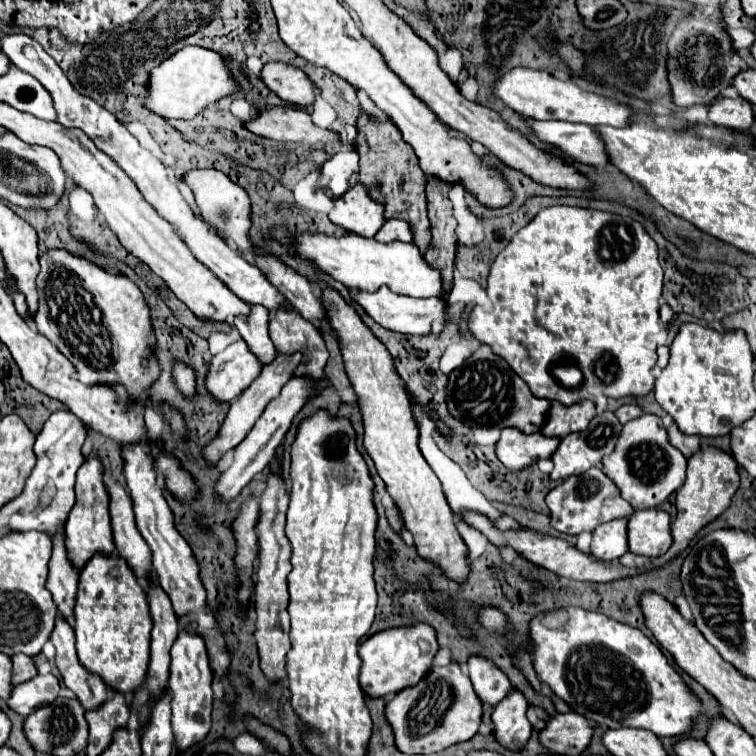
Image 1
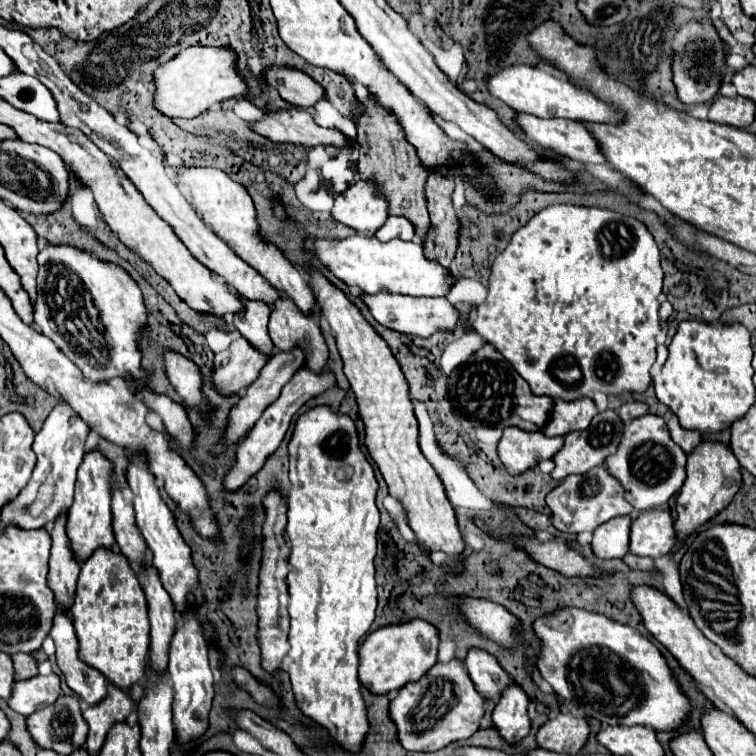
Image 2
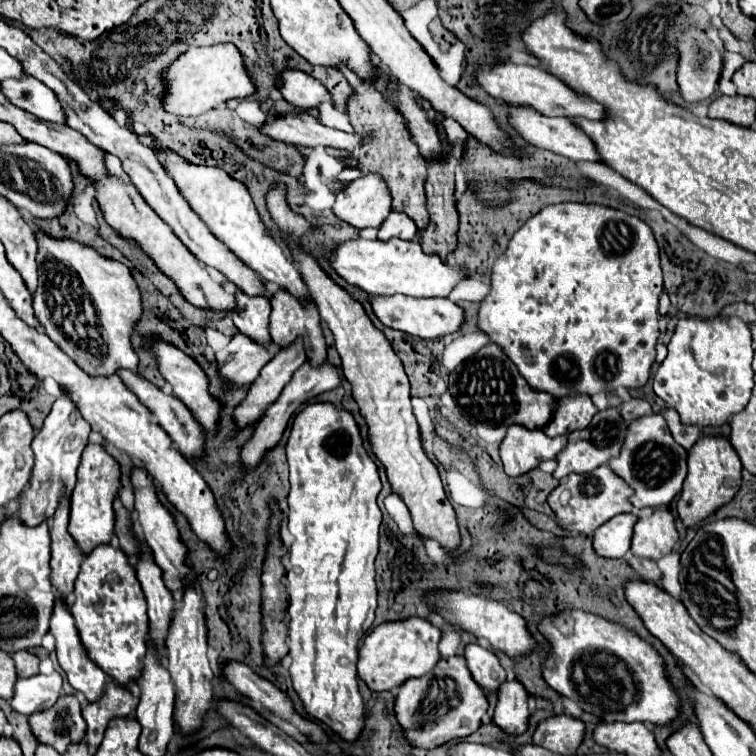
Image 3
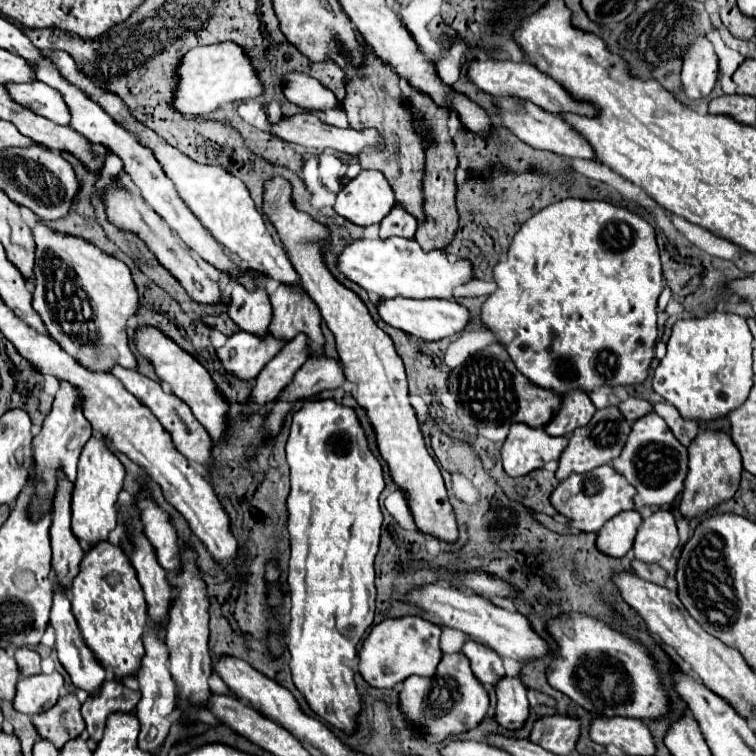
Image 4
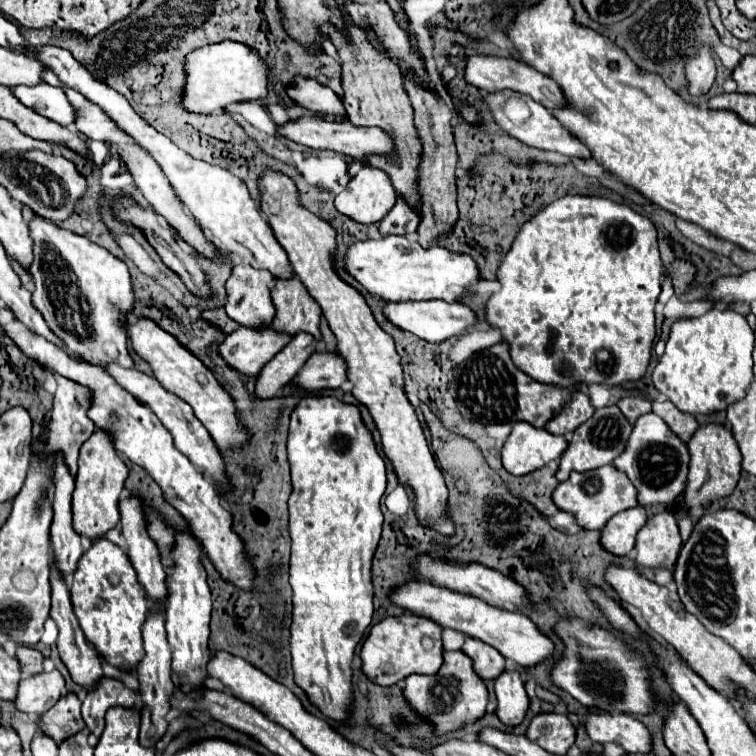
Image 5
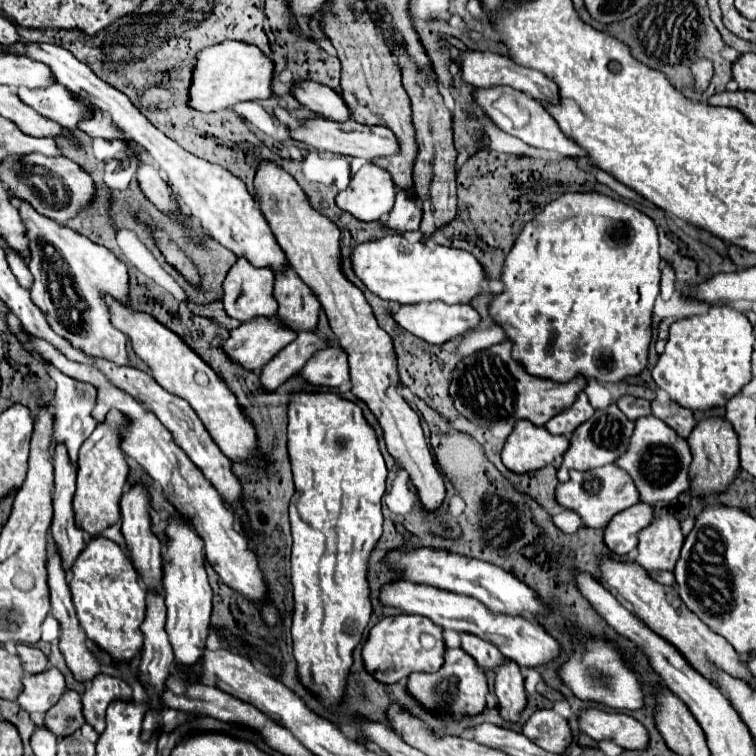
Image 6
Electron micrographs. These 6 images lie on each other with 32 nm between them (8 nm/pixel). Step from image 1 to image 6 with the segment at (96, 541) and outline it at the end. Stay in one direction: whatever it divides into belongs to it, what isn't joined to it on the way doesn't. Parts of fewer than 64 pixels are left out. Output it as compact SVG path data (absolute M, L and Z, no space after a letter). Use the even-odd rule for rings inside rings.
M112 410L104 424L96 426L92 436L82 444L78 458L78 480L74 492L74 512L76 524L80 530L88 532L92 538L102 530L120 522L120 498L128 478L128 462L120 450L120 428L126 426L124 416L118 410Z

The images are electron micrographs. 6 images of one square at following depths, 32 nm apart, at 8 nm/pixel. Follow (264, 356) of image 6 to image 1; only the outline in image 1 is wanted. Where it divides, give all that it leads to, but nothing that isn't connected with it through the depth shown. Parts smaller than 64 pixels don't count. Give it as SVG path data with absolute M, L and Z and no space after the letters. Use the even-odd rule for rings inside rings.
M236 340L212 358L206 376L206 390L218 404L232 402L258 378L260 370L262 364L248 350L244 340Z

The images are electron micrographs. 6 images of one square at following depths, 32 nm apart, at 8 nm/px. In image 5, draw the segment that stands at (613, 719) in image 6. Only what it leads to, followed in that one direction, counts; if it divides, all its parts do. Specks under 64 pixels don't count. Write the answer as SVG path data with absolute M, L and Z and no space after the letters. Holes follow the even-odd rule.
M588 714L588 736L598 742L614 742L626 750L626 754L648 754L652 750L652 738L648 728L634 716L624 714Z

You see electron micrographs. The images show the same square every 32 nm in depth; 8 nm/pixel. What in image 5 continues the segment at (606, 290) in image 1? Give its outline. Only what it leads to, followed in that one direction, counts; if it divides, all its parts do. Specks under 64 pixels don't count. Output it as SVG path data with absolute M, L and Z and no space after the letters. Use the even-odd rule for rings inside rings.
M564 196L552 204L548 204L544 210L540 210L536 216L532 216L516 234L510 252L500 262L496 270L496 280L500 282L500 292L492 294L486 302L486 320L492 328L500 330L502 340L510 346L510 356L514 364L542 384L552 384L558 388L574 388L578 384L592 386L592 384L606 384L606 386L618 386L624 382L638 382L644 378L650 356L652 356L652 344L656 338L656 316L654 316L654 304L662 290L662 262L658 254L658 240L656 240L656 228L654 224L636 214L632 208L616 204L608 198L590 198L590 196Z

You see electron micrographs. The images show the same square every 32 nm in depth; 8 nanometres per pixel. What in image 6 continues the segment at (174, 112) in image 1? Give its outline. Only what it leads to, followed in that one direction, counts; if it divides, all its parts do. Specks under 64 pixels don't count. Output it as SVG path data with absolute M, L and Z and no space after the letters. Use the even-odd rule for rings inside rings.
M222 42L208 46L196 54L192 66L192 84L188 90L188 106L200 112L228 110L238 102L266 100L272 84L272 62L252 44L246 42Z

